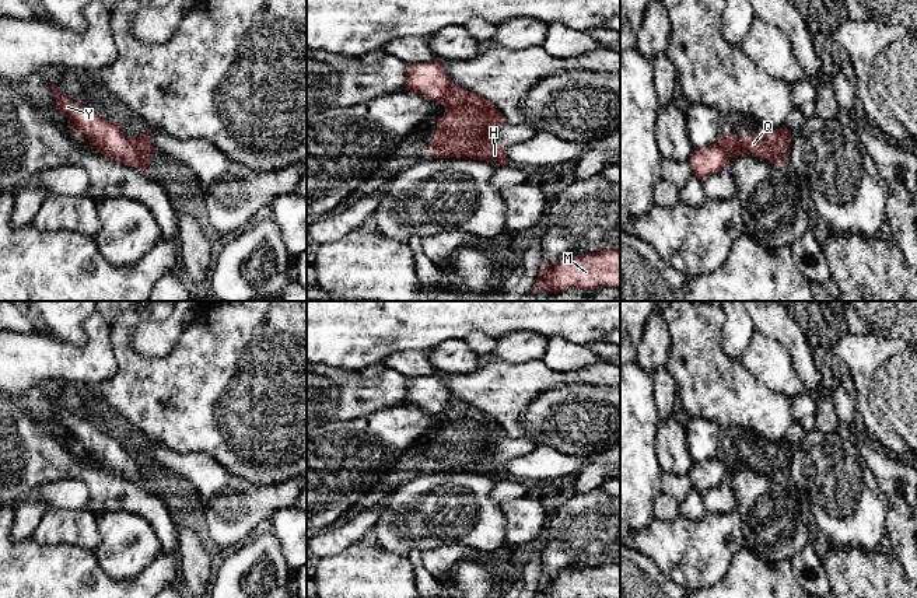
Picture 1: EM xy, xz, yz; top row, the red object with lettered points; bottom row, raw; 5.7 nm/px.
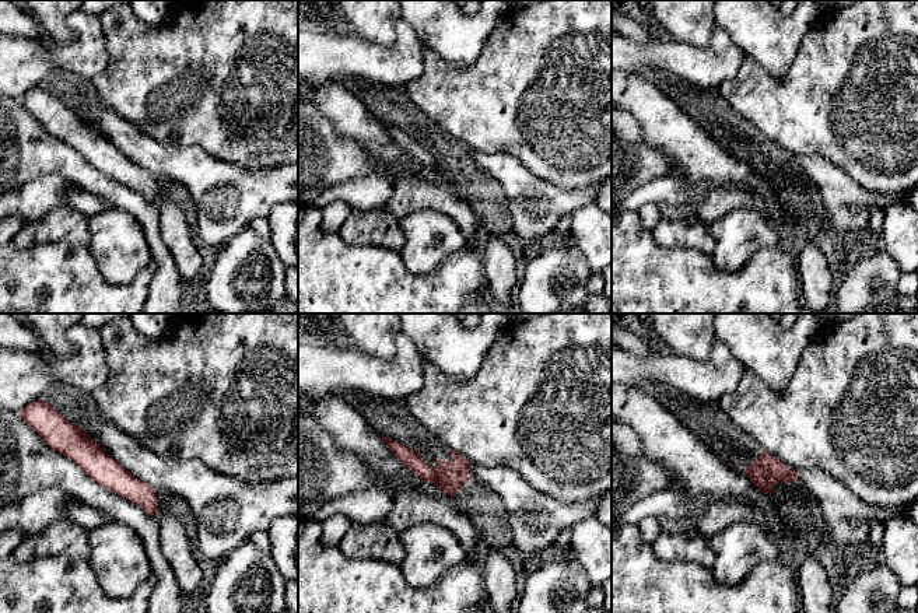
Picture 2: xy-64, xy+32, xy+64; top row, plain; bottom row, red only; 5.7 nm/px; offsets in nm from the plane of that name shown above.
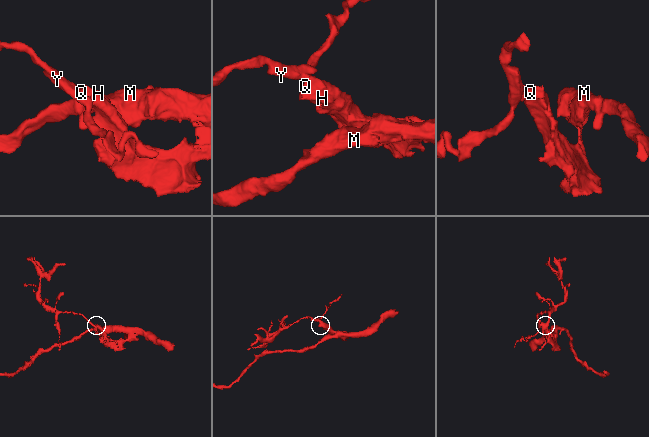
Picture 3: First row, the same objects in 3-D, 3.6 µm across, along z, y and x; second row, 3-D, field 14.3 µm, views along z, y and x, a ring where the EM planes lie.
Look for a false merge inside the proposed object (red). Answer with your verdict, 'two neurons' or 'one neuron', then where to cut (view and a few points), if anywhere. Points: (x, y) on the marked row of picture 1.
two neurons | xy (129, 139), (147, 168)

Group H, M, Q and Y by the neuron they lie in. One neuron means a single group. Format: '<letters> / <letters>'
H M Q / Y

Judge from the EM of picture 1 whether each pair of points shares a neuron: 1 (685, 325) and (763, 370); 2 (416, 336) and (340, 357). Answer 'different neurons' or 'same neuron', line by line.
1: different neurons
2: same neuron

